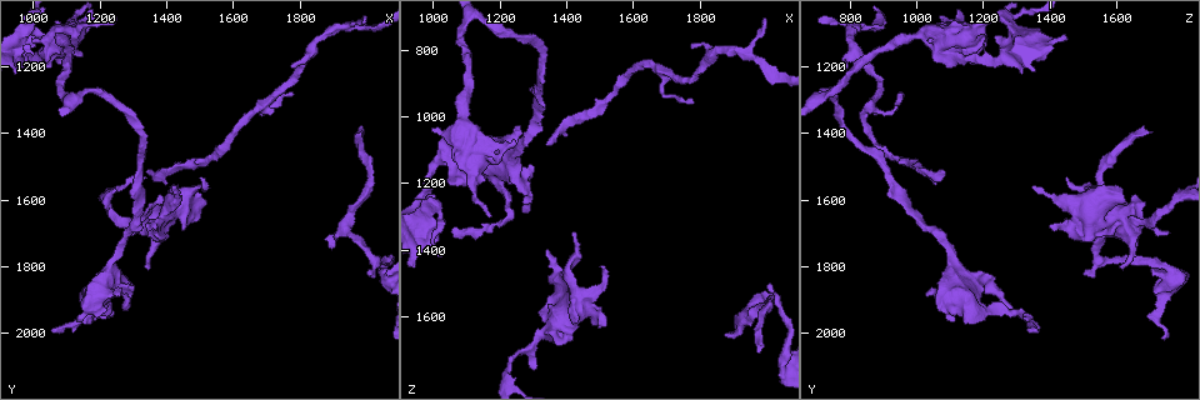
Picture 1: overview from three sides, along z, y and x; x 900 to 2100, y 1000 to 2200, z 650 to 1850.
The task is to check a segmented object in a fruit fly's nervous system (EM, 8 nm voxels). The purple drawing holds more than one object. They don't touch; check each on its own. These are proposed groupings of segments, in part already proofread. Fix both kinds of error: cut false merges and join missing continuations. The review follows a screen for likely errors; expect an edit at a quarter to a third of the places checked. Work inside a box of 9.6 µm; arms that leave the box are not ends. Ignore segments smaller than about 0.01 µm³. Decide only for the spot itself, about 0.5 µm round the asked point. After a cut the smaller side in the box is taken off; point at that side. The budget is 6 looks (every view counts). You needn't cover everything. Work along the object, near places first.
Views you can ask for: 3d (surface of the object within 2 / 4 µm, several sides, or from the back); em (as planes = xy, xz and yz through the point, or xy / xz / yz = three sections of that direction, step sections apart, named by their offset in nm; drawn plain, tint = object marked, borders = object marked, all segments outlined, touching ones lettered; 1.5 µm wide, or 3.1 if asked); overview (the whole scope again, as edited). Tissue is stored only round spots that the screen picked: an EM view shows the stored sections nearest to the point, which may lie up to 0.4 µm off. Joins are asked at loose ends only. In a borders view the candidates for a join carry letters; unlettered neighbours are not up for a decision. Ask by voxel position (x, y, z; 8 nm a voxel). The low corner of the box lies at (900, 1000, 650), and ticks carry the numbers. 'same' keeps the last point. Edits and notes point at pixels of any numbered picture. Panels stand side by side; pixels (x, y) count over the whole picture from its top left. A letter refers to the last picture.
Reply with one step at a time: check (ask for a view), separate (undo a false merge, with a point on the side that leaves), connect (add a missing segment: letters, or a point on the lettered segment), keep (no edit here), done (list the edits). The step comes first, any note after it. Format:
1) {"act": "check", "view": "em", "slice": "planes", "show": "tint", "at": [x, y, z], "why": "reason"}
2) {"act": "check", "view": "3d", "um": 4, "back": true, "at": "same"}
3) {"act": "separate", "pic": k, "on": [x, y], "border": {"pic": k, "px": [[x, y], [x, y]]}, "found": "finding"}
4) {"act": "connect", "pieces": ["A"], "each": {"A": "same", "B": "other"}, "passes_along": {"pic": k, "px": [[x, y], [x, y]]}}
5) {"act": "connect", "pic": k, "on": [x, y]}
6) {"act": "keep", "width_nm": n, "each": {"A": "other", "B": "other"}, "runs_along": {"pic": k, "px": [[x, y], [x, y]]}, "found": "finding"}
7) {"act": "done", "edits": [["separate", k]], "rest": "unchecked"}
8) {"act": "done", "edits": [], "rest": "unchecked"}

{"act": "check", "view": "3d", "um": 4, "at": [1050, 1170, 1060], "why": "thick end"}

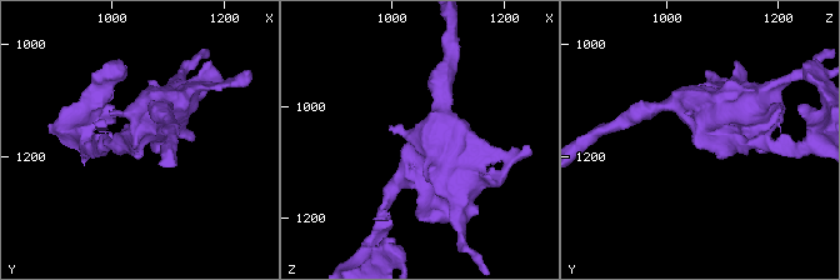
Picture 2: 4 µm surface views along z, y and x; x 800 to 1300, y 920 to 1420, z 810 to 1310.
{"act": "check", "view": "em", "slice": "yz", "step": 8, "show": "tint", "at": [1045, 1175, 1055]}

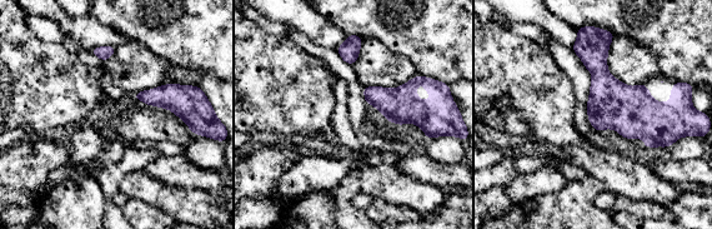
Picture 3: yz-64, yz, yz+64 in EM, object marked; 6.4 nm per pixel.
{"act": "check", "view": "em", "slice": "planes", "show": "borders", "at": "same"}

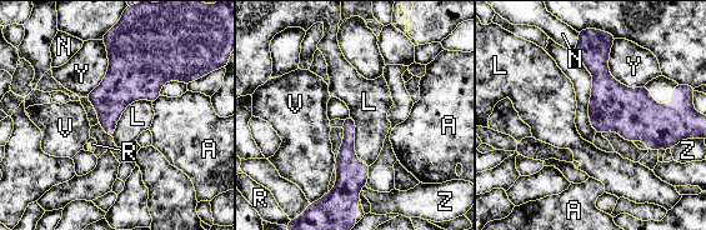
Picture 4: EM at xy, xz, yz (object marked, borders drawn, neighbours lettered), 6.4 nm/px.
{"act": "keep", "longest_contact_nm": ["Y", 360], "each": {"A": "other", "L": "other", "N": "other", "R": "other", "V": "other", "Y": "other", "Z": "other"}, "found": "none of them fits"}

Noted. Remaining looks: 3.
{"act": "check", "view": "em", "slice": "planes", "show": "borders", "at": [1300, 1690, 1750], "why": "free end"}

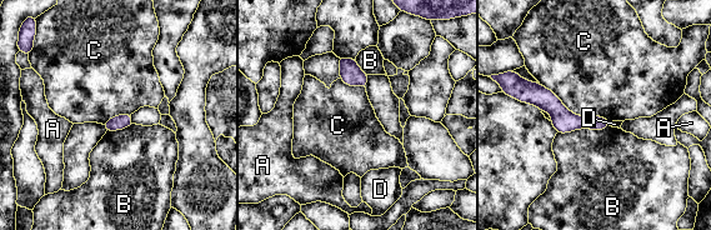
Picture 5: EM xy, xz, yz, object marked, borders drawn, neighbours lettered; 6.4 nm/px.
{"act": "keep", "each": {"A": "other", "B": "other", "C": "other", "D": "other"}, "border": {"pic": 5, "px": [[540, 83], [572, 113], [610, 121]]}, "found": "none of them fits"}

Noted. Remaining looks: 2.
{"act": "check", "view": "3d", "um": 4, "at": [1970, 1390, 1720], "why": "thin end"}

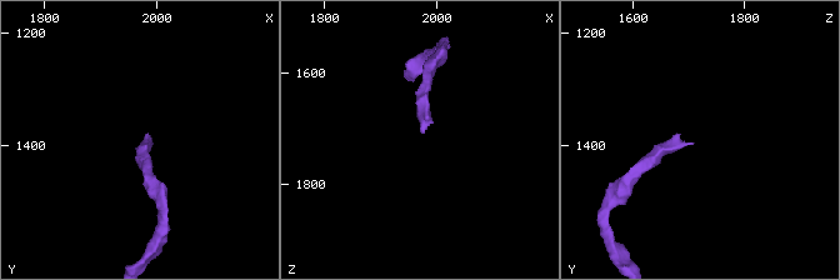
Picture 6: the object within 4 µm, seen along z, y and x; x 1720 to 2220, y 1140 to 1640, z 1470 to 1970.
{"act": "check", "view": "em", "slice": "yz", "step": 4, "show": "borders", "at": [1980, 1390, 1710]}

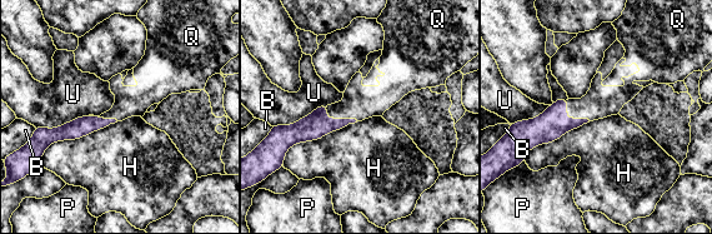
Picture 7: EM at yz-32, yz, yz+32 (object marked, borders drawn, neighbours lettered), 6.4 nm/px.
{"act": "connect", "pieces": ["Q"], "each": {"B": "other", "H": "other", "P": "other", "Q": "same", "U": "other"}, "passes_along": {"pic": 7, "px": [[314, 127], [337, 119], [359, 101]]}, "found": "the cell continues"}

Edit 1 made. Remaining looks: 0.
{"act": "done", "edits": [["connect", 7]], "rest": "unchecked"}

